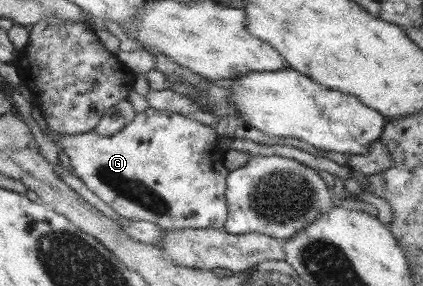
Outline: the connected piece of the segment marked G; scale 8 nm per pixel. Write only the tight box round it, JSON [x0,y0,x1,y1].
[55,108,228,231]

